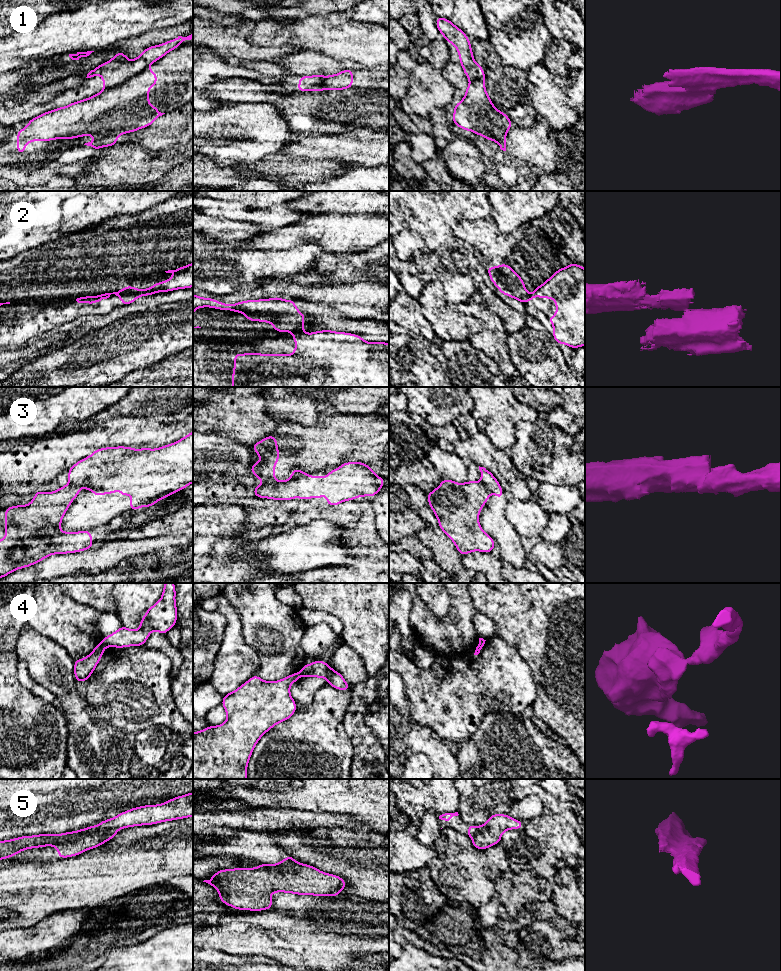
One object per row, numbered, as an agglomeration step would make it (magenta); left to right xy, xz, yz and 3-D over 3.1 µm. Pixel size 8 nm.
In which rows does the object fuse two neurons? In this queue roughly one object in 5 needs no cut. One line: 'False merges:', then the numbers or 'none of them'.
False merges: 1, 2, 3, 4, 5

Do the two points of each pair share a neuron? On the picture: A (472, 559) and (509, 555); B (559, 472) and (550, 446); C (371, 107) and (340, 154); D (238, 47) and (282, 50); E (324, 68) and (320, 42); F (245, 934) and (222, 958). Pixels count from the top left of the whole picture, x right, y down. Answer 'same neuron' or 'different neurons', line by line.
A: different neurons
B: same neuron
C: different neurons
D: same neuron
E: different neurons
F: different neurons

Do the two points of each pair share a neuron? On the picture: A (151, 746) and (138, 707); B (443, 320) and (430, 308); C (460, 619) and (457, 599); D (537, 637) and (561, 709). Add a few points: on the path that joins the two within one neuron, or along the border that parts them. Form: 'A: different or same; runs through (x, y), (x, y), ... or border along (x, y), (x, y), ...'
A: different; border along (169, 728), (163, 725), (150, 725), (132, 736)
B: same; runs through (440, 317), (433, 310)
C: same; runs through (460, 614), (460, 604)
D: same; runs through (555, 655), (561, 661), (561, 691)

